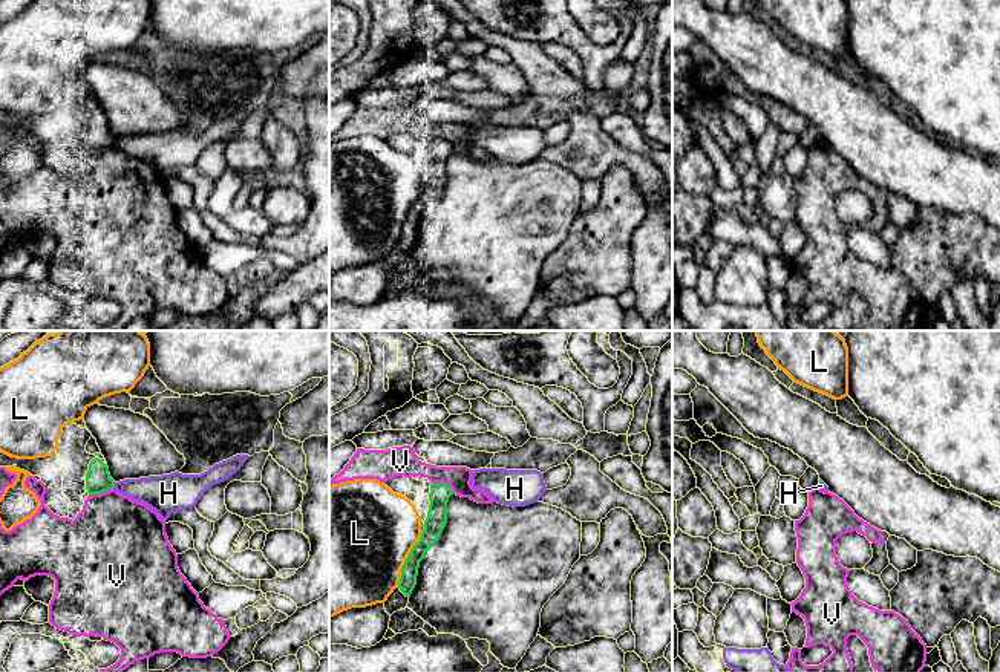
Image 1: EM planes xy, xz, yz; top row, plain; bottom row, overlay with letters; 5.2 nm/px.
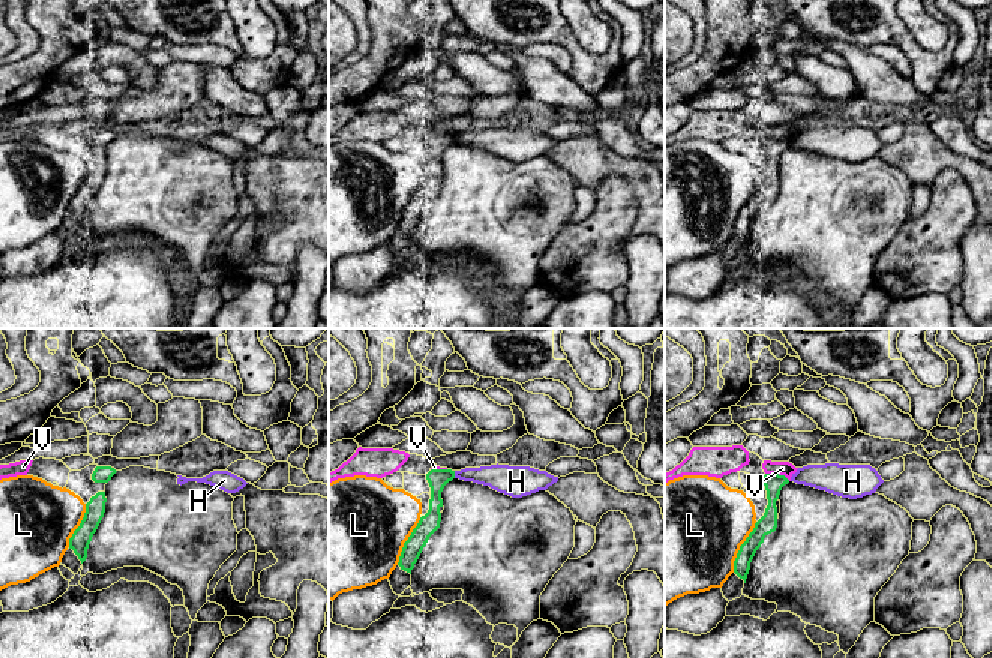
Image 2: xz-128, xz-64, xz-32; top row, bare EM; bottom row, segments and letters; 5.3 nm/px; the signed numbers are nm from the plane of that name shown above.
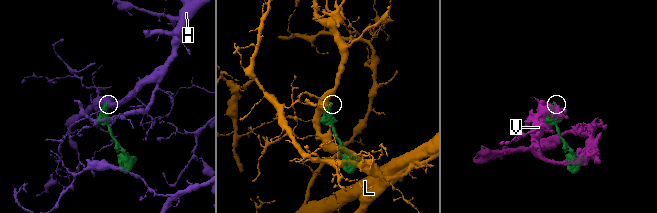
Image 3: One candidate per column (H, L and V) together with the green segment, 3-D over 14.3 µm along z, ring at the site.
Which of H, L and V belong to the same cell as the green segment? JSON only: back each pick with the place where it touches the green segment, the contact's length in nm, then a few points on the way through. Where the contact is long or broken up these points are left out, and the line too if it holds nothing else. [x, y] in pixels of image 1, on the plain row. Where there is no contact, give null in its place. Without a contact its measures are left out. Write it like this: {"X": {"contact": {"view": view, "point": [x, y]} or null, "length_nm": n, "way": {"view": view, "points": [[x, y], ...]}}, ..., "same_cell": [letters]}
{"same_cell": []}

